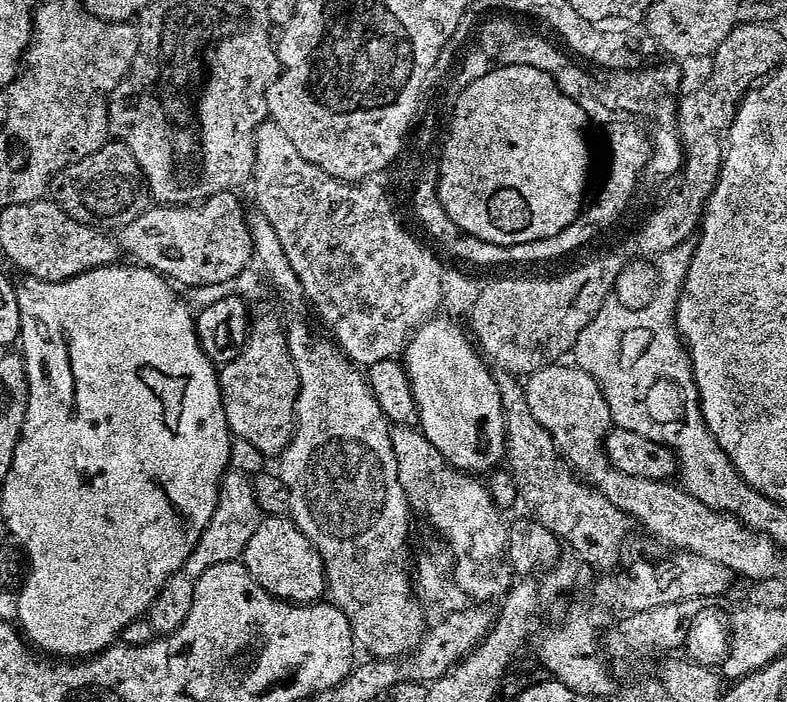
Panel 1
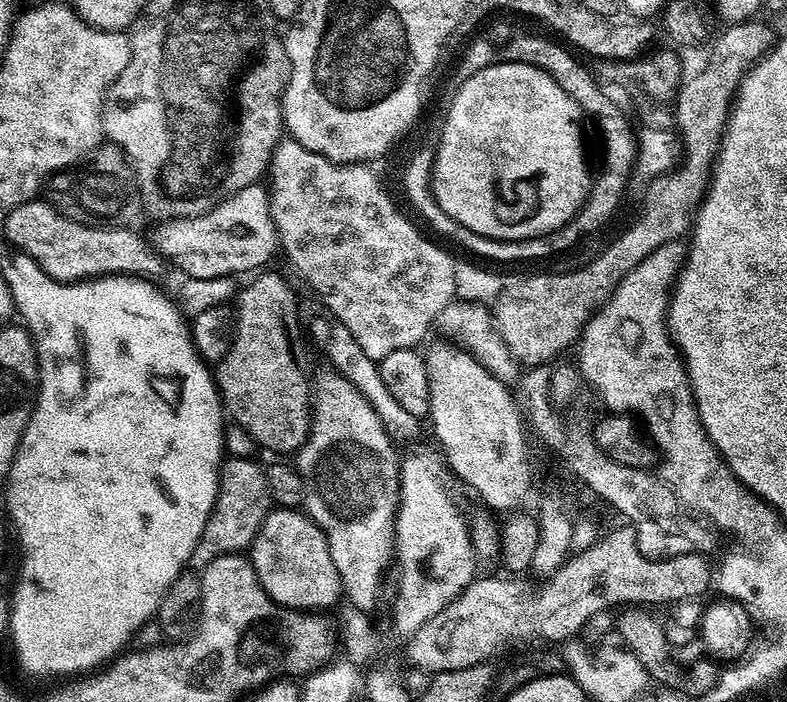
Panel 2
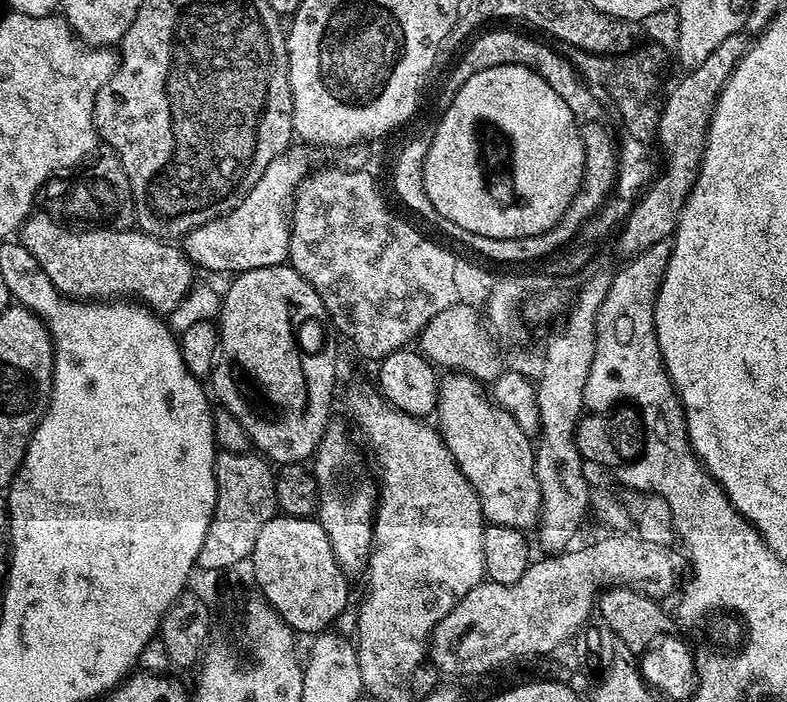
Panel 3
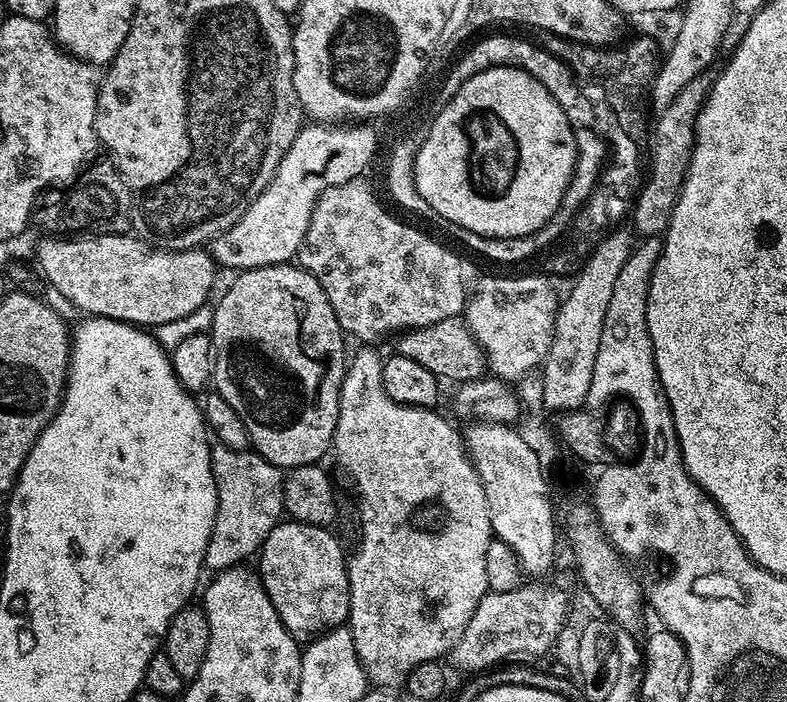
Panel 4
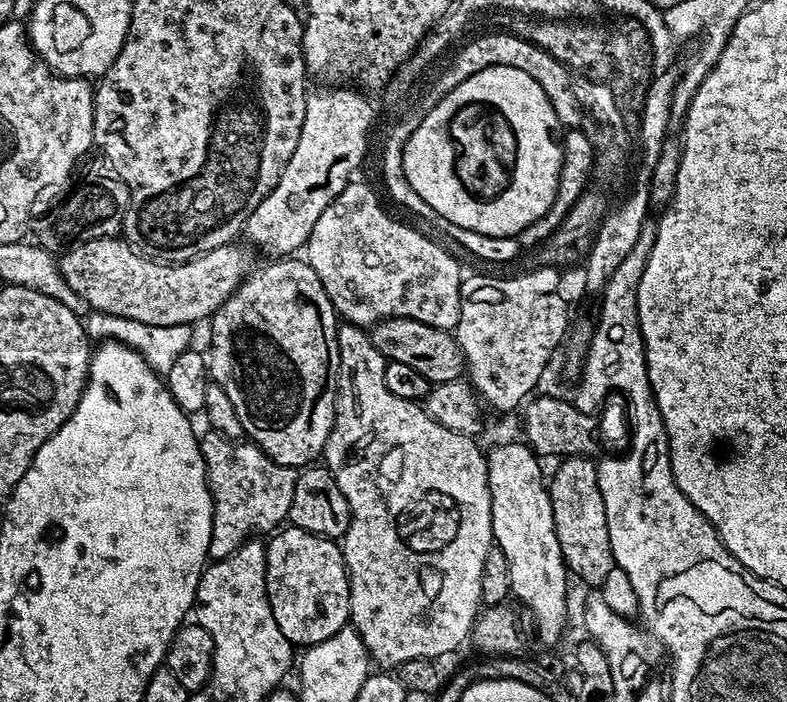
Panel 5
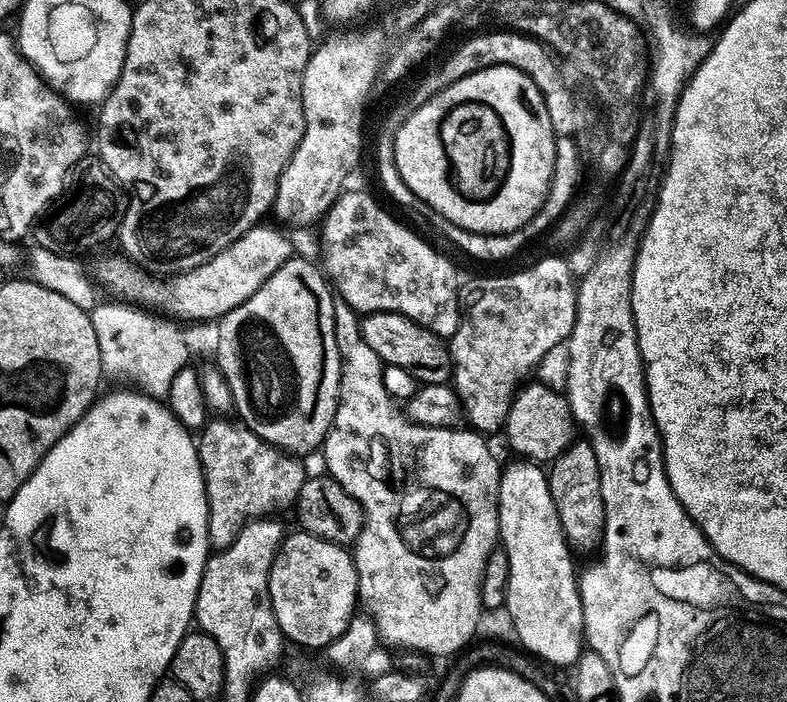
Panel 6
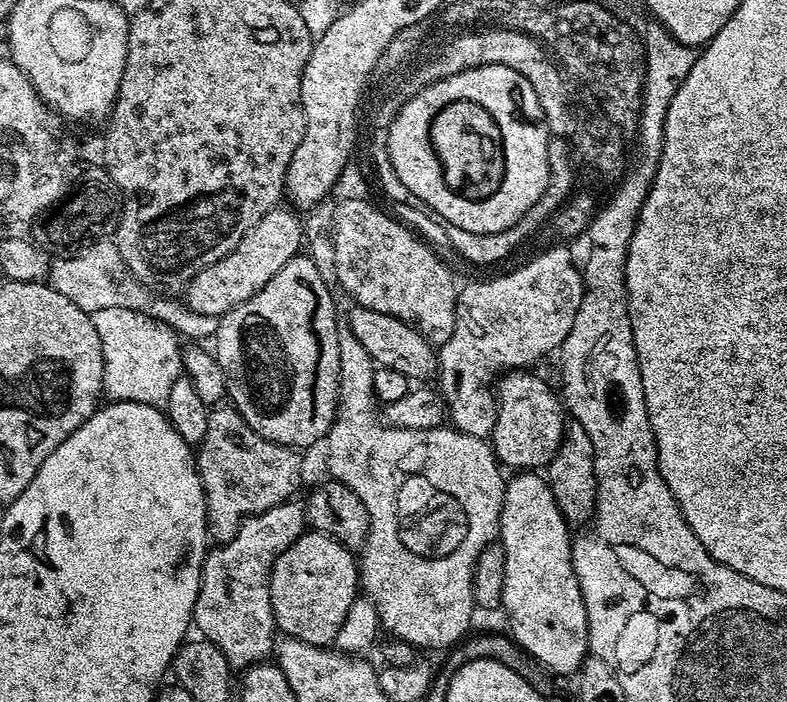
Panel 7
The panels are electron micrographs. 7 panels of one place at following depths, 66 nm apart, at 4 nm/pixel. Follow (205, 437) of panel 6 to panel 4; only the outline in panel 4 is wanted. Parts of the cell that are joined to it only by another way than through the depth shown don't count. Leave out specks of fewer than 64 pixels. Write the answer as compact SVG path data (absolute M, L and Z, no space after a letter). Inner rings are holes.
M218 443L211 445L212 450L212 477L216 483L216 517L210 538L206 542L204 568L213 573L227 568L241 567L248 559L259 553L264 539L274 530L276 524L281 523L285 515L284 510L284 478L285 473L276 468L266 458L259 456L255 450L239 452L230 450Z

